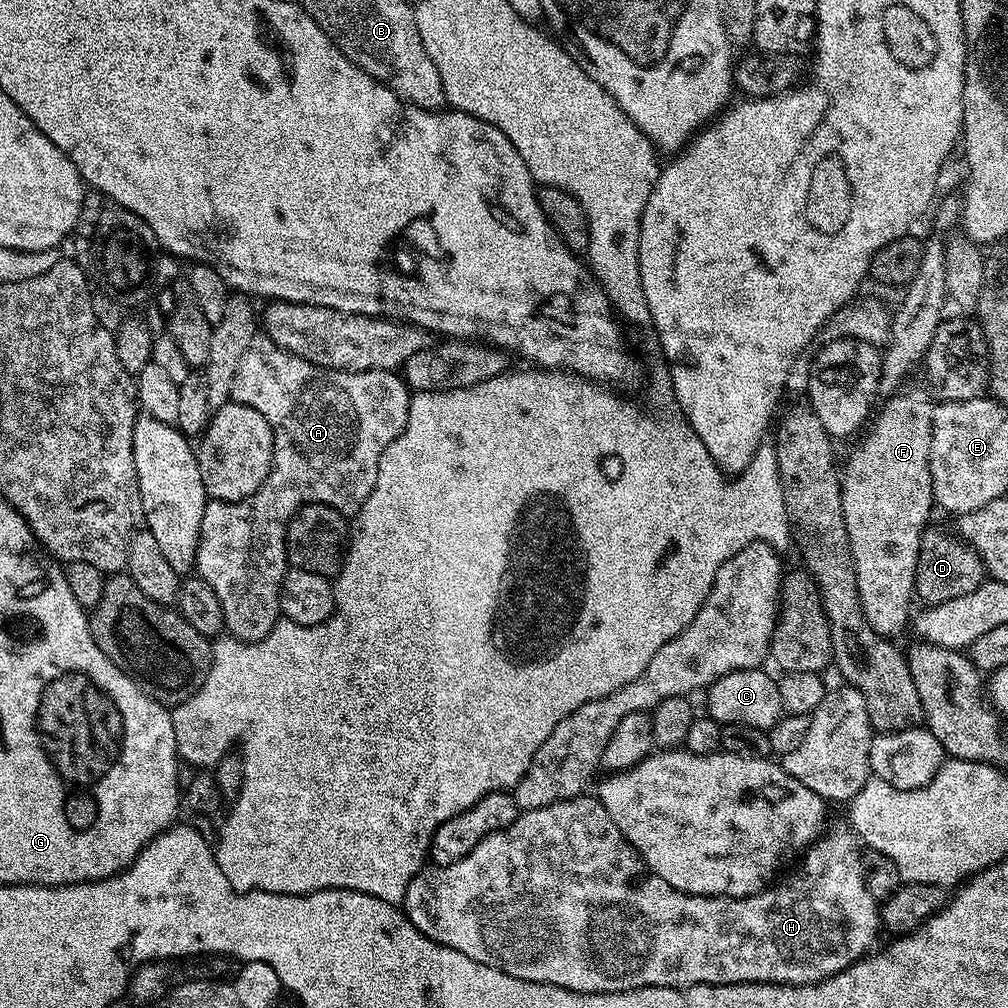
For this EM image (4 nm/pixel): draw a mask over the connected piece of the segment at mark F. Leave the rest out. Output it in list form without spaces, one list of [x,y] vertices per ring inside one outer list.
[[[901,387],[899,390],[891,393],[887,397],[888,400],[884,404],[884,409],[880,413],[875,413],[874,419],[871,421],[872,433],[869,434],[868,440],[864,440],[857,446],[856,450],[849,456],[848,465],[843,465],[842,479],[840,481],[840,493],[842,494],[842,518],[846,526],[846,534],[848,535],[848,548],[852,551],[852,569],[856,571],[856,589],[860,595],[860,605],[862,606],[862,614],[866,614],[866,622],[870,622],[870,626],[874,626],[877,636],[885,638],[897,638],[904,632],[904,627],[909,627],[912,612],[912,600],[914,601],[914,593],[916,590],[916,567],[918,566],[918,554],[920,553],[920,539],[924,533],[924,529],[929,527],[930,520],[928,515],[934,512],[934,501],[932,498],[932,479],[930,478],[930,442],[932,441],[932,410],[933,401],[928,401],[930,392],[927,387],[908,388]]]

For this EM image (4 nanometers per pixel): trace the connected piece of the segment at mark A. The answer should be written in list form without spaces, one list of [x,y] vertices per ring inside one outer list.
[[[257,334],[254,342],[250,342],[250,350],[242,357],[238,374],[234,374],[232,400],[254,406],[273,428],[272,469],[266,482],[250,498],[233,504],[209,499],[202,514],[195,566],[199,579],[206,581],[214,594],[218,594],[224,627],[237,640],[255,642],[266,638],[266,634],[277,627],[276,619],[281,619],[280,597],[284,577],[290,568],[286,534],[292,515],[303,504],[319,504],[321,500],[332,500],[332,506],[340,504],[340,508],[355,508],[359,512],[366,498],[370,498],[370,490],[374,490],[378,462],[386,446],[390,446],[406,426],[412,397],[399,371],[343,372],[320,368],[306,358],[279,348],[267,334]]]

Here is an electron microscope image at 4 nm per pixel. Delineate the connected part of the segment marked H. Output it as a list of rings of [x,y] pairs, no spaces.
[[[585,794],[572,800],[542,806],[538,810],[521,811],[519,818],[510,822],[506,830],[498,830],[482,838],[482,842],[478,842],[478,846],[474,846],[474,850],[470,850],[470,854],[466,854],[458,862],[421,867],[408,884],[402,898],[402,911],[408,921],[435,944],[450,946],[450,950],[458,950],[458,954],[466,954],[466,958],[474,958],[474,962],[494,966],[514,978],[522,978],[535,984],[558,986],[571,992],[632,992],[636,988],[681,989],[695,984],[816,984],[819,980],[846,970],[861,956],[869,955],[876,935],[882,932],[878,901],[871,896],[863,880],[862,848],[857,837],[848,830],[830,832],[821,835],[803,853],[804,861],[802,856],[795,865],[796,873],[785,884],[773,883],[763,892],[746,898],[691,896],[674,890],[670,882],[662,882],[658,874],[650,871],[644,865],[644,859],[634,850],[634,846],[626,842],[622,830],[614,826],[610,814],[606,814],[606,806],[602,806],[602,802],[595,795]]]

